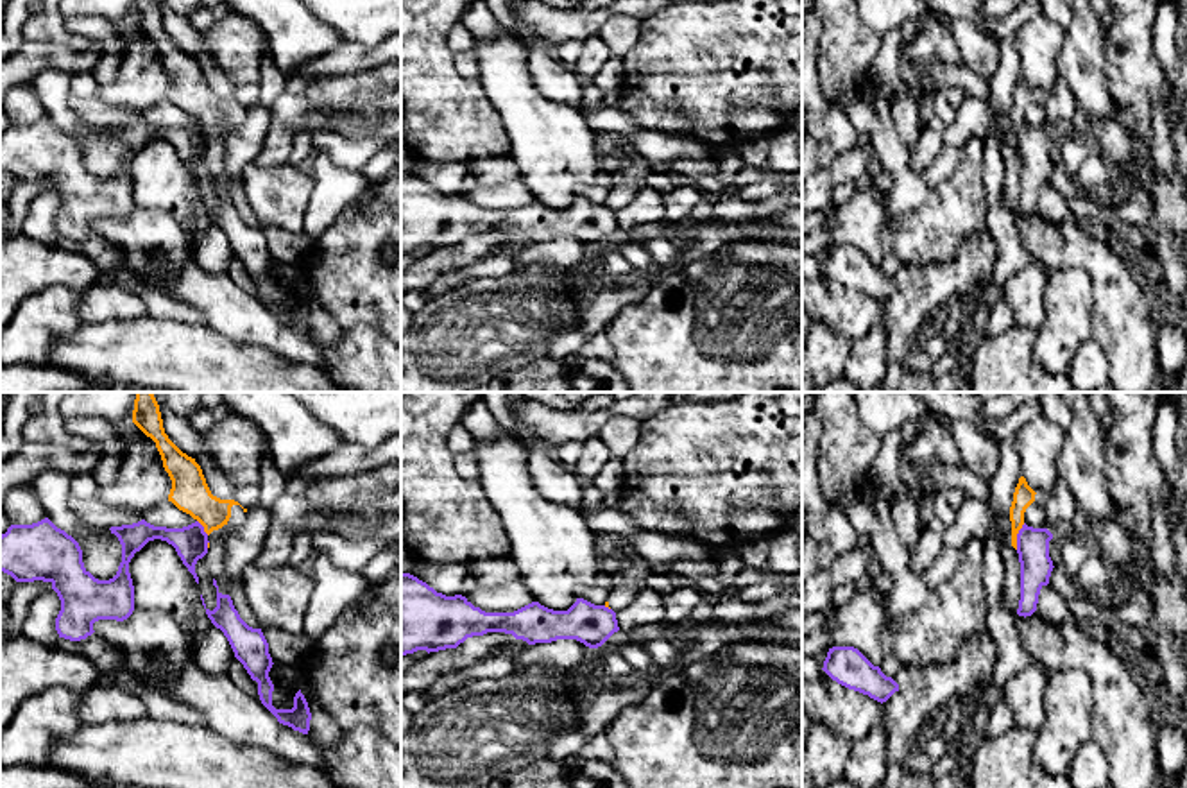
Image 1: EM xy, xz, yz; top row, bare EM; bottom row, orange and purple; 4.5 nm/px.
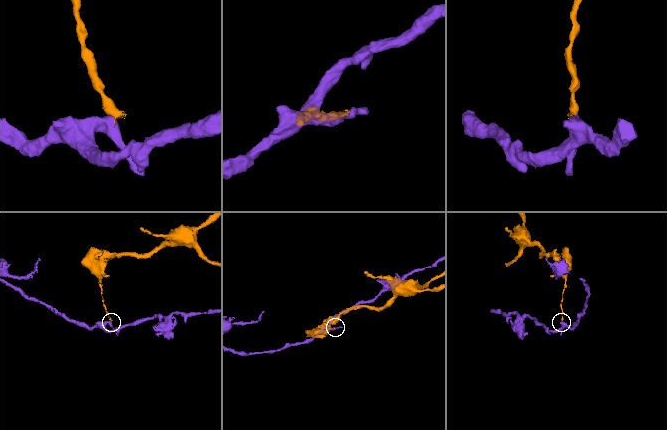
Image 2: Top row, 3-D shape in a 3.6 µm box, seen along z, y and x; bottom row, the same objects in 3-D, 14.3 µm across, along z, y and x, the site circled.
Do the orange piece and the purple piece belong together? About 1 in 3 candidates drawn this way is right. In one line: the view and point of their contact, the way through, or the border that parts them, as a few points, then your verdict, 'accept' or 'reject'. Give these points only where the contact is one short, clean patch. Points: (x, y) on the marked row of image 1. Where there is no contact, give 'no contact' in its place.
yz (1016, 536) | along yz (1024, 523), (1017, 534), (1016, 548) | reject

